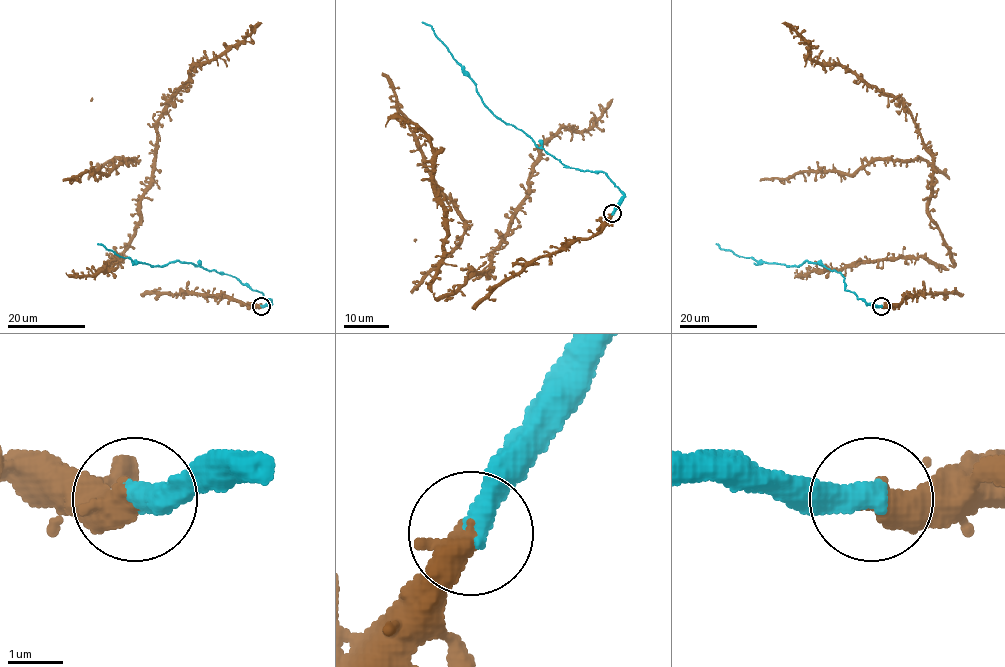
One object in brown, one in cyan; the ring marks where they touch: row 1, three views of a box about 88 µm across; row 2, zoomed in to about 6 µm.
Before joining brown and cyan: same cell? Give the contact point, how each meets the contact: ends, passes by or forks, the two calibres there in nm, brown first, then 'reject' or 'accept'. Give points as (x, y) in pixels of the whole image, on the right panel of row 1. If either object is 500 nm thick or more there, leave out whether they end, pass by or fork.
place (881, 306); calibres 550 and 480 nm; reject

